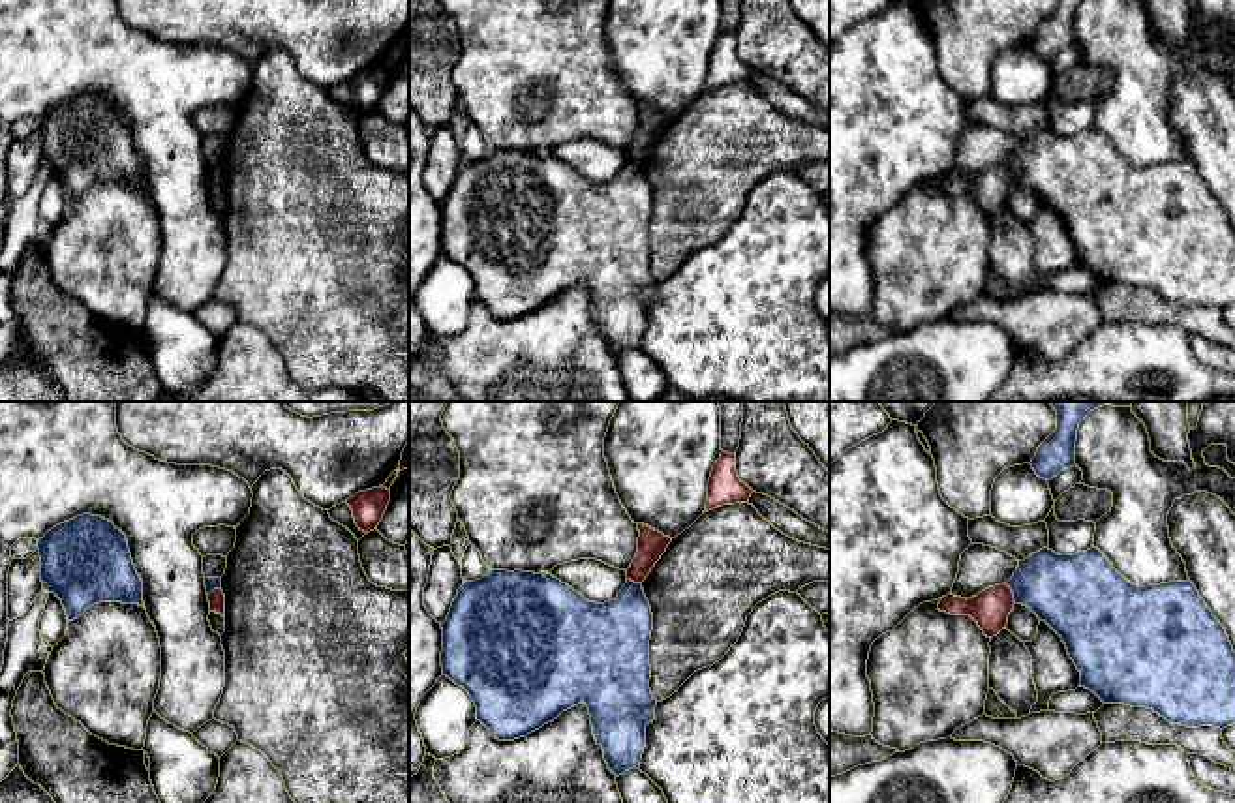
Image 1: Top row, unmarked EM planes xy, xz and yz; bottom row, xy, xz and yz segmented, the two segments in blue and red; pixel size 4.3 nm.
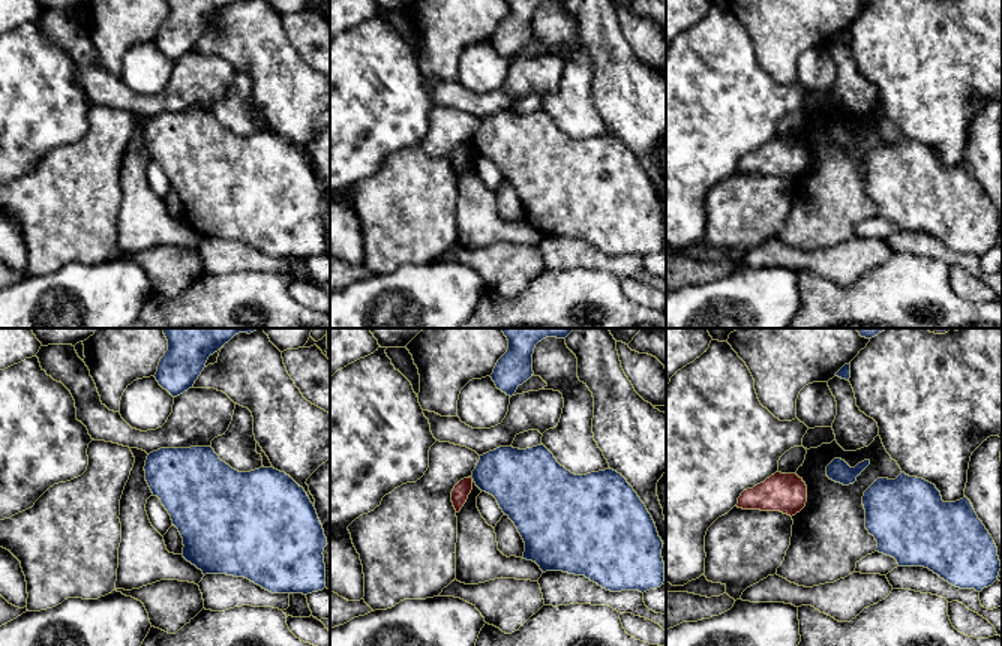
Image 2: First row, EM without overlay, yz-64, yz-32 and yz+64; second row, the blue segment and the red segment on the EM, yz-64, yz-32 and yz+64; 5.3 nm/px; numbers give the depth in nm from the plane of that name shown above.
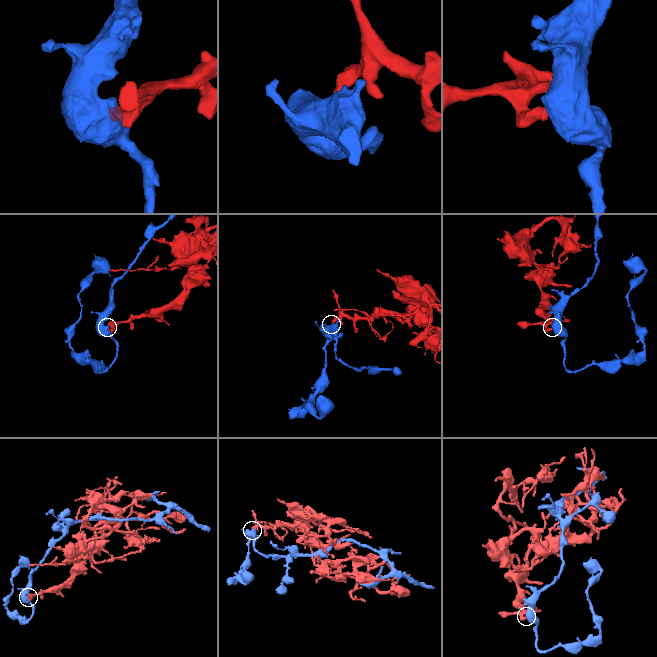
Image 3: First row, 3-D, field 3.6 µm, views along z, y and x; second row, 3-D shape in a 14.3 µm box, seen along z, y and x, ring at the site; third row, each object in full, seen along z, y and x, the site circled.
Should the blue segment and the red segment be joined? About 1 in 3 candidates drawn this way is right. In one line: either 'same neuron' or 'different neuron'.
different neuron

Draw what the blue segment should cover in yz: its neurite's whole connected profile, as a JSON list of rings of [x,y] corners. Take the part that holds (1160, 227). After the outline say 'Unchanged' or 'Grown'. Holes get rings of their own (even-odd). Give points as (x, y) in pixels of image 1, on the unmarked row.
[[[1044,128],[1019,141],[1006,165],[1015,184],[1030,188],[1062,218],[1070,238],[1081,251],[1081,266],[1092,270],[1104,283],[1147,287],[1167,302],[1188,308],[1224,310],[1235,304],[1235,231],[1226,208],[1192,161],[1137,167],[1113,148],[1098,128],[1075,135],[1059,135]]]. Unchanged

